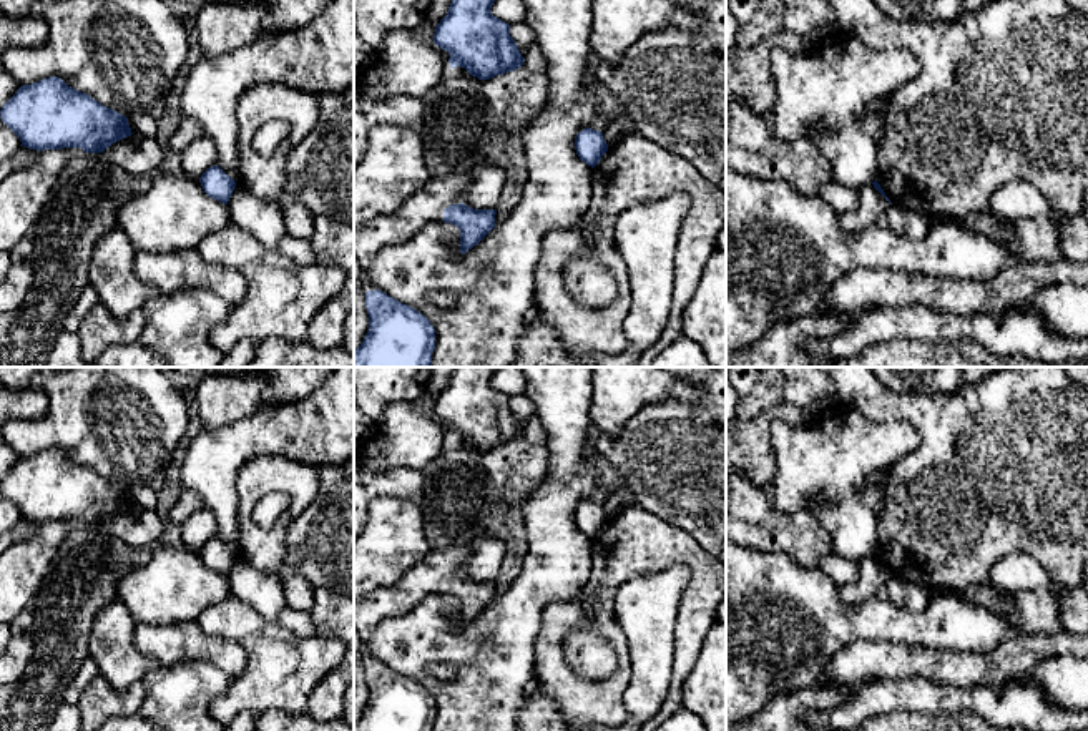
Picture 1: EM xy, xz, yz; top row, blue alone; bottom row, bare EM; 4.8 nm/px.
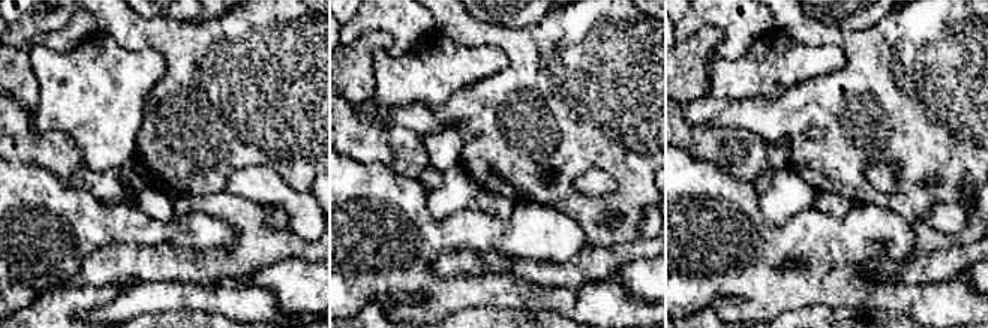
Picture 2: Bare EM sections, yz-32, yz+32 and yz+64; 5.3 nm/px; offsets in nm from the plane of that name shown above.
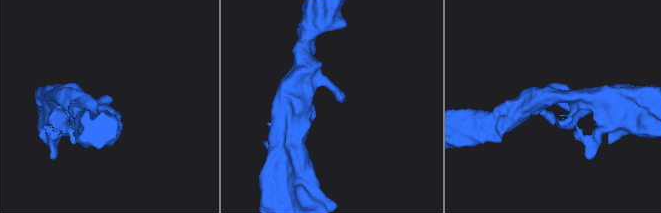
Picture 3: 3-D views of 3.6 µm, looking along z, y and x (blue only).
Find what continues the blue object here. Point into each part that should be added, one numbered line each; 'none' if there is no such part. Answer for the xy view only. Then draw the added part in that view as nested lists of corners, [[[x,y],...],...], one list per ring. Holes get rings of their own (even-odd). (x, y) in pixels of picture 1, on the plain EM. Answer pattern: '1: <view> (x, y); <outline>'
none

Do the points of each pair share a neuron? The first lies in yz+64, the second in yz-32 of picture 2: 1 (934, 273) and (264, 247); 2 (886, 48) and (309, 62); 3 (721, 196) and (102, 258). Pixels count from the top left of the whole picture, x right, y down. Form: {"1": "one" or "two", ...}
{"1": "one", "2": "one", "3": "two"}

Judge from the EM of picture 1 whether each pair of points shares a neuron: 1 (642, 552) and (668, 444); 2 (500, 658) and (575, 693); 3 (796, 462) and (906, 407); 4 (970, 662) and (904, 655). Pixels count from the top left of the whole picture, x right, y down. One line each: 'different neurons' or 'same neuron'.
1: different neurons
2: different neurons
3: different neurons
4: same neuron

